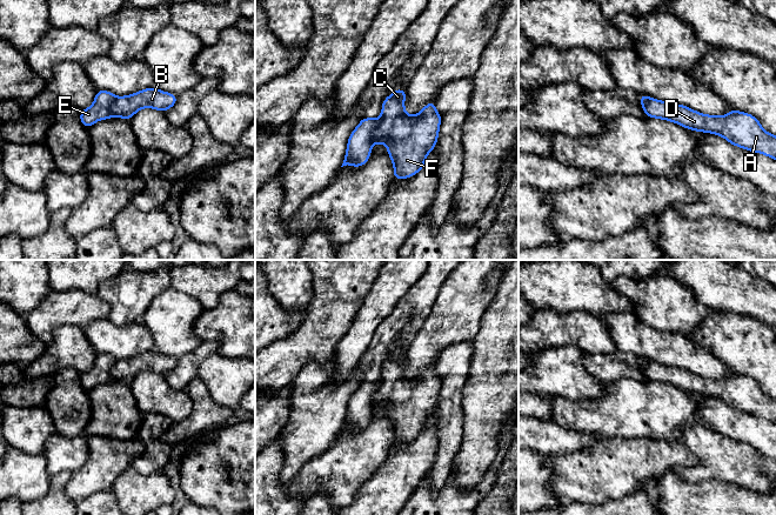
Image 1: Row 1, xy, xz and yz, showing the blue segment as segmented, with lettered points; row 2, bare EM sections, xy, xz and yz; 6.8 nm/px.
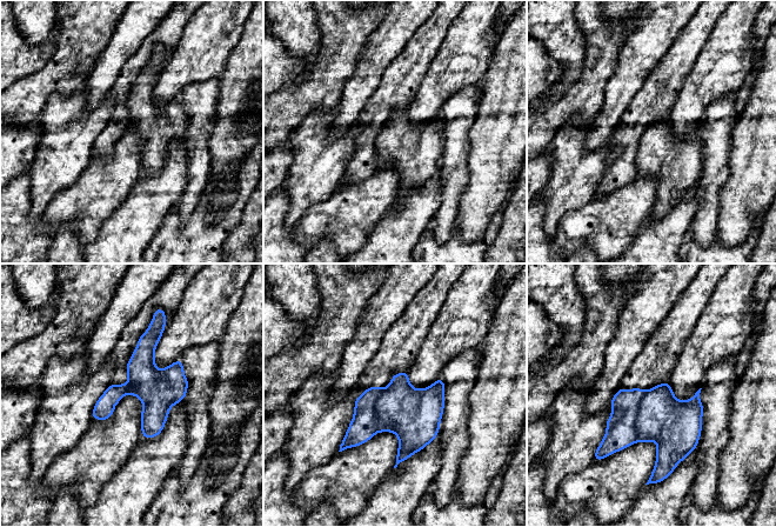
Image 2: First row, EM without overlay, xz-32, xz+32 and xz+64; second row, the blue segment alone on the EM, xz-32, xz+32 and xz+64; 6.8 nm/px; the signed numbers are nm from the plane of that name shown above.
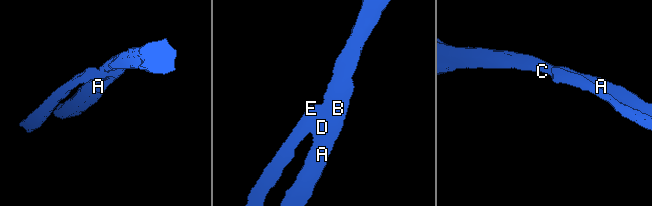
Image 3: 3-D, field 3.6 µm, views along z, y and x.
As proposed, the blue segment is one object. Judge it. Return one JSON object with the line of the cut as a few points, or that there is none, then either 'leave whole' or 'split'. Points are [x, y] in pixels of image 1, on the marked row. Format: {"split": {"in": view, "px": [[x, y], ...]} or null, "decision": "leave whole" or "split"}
{"split": {"in": "xz", "px": [[380, 119], [372, 133], [370, 144]]}, "decision": "split"}

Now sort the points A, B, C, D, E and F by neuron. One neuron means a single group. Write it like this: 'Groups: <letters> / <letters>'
Groups: A B C D F / E

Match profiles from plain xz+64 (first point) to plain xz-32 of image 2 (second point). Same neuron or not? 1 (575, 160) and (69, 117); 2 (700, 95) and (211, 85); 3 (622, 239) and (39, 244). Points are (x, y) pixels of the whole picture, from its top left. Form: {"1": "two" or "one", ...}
{"1": "one", "2": "two", "3": "two"}

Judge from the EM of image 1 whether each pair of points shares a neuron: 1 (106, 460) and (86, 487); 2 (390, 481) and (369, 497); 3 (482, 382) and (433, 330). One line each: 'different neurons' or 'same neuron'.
1: same neuron
2: same neuron
3: different neurons

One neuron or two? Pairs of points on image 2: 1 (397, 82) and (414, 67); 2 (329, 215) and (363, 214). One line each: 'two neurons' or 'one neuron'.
1: one neuron
2: one neuron

